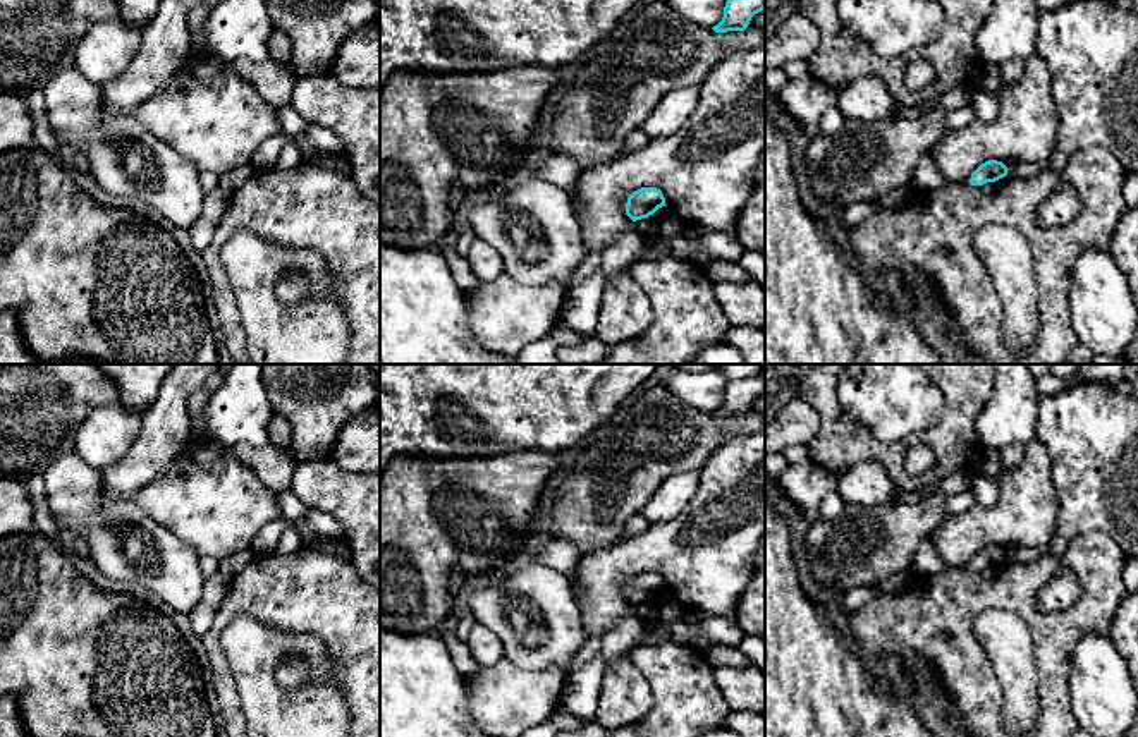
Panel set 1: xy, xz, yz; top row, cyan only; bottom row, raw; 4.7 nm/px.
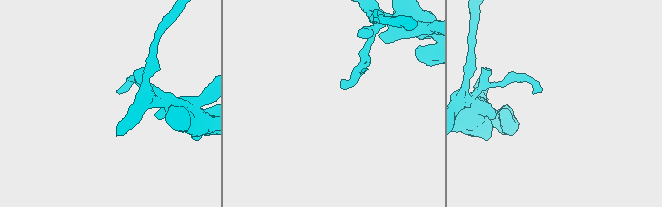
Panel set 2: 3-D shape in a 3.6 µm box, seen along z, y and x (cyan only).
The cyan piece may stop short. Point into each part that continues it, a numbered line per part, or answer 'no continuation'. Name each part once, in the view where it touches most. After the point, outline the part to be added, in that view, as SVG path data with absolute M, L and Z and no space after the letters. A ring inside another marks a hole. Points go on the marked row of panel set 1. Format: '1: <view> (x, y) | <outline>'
no continuation

